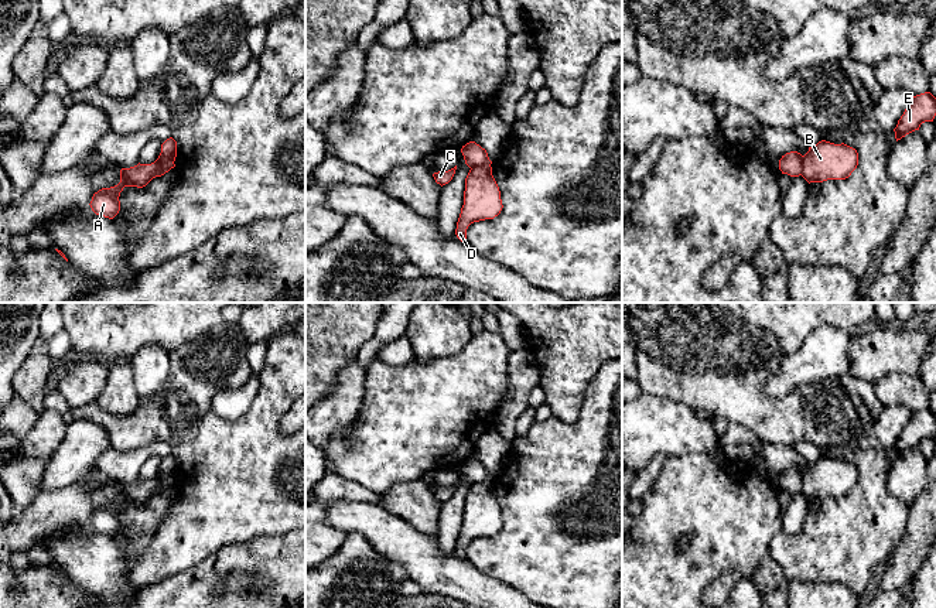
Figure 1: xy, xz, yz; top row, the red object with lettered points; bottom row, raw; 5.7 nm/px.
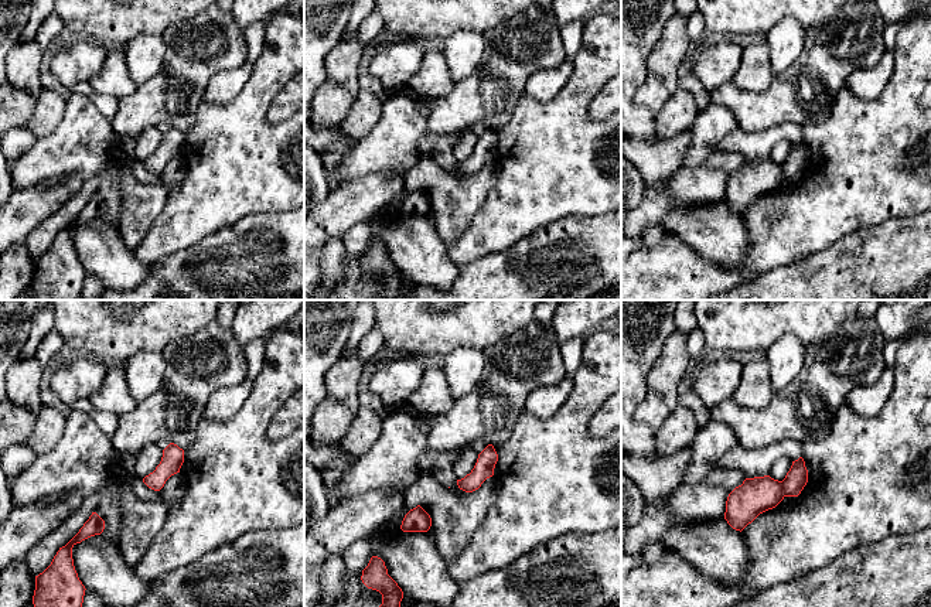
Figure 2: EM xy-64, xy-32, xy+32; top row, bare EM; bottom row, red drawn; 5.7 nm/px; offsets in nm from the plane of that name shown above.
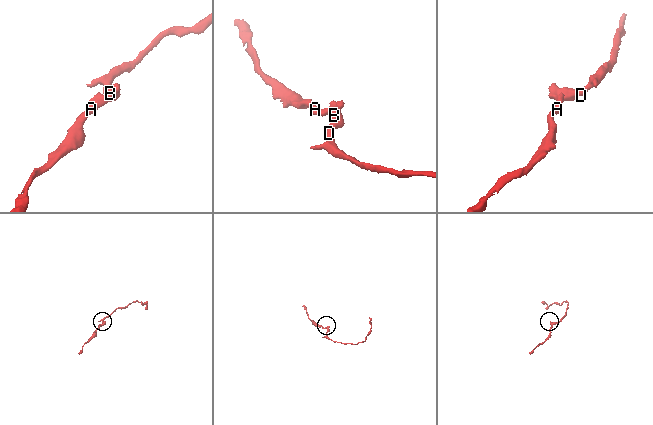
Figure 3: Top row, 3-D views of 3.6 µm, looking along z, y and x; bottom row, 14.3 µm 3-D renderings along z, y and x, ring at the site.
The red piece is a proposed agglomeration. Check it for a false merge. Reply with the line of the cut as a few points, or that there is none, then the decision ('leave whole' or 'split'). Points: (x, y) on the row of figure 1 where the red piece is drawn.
cut in xy along (173, 161), (160, 161), (156, 176); split

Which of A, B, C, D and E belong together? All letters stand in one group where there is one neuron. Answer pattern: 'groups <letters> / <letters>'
groups A C / B D E

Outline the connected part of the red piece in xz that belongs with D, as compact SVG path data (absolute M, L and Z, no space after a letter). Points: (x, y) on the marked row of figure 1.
M475 165L465 178L464 205L457 222L455 235L467 243L467 229L471 223L493 219L502 211L499 187L491 165Z

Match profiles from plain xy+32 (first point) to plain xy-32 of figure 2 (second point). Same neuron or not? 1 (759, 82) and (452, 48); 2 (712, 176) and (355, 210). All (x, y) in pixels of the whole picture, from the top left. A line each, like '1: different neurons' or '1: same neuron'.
1: different neurons
2: same neuron

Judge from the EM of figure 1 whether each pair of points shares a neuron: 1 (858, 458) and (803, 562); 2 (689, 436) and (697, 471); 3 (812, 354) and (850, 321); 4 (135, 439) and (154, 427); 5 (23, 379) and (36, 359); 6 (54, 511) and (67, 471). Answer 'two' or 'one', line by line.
1: one
2: two
3: two
4: one
5: one
6: two

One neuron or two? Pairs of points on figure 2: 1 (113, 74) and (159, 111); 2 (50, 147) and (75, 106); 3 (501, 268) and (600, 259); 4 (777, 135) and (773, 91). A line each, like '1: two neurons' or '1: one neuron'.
1: two neurons
2: one neuron
3: one neuron
4: two neurons

